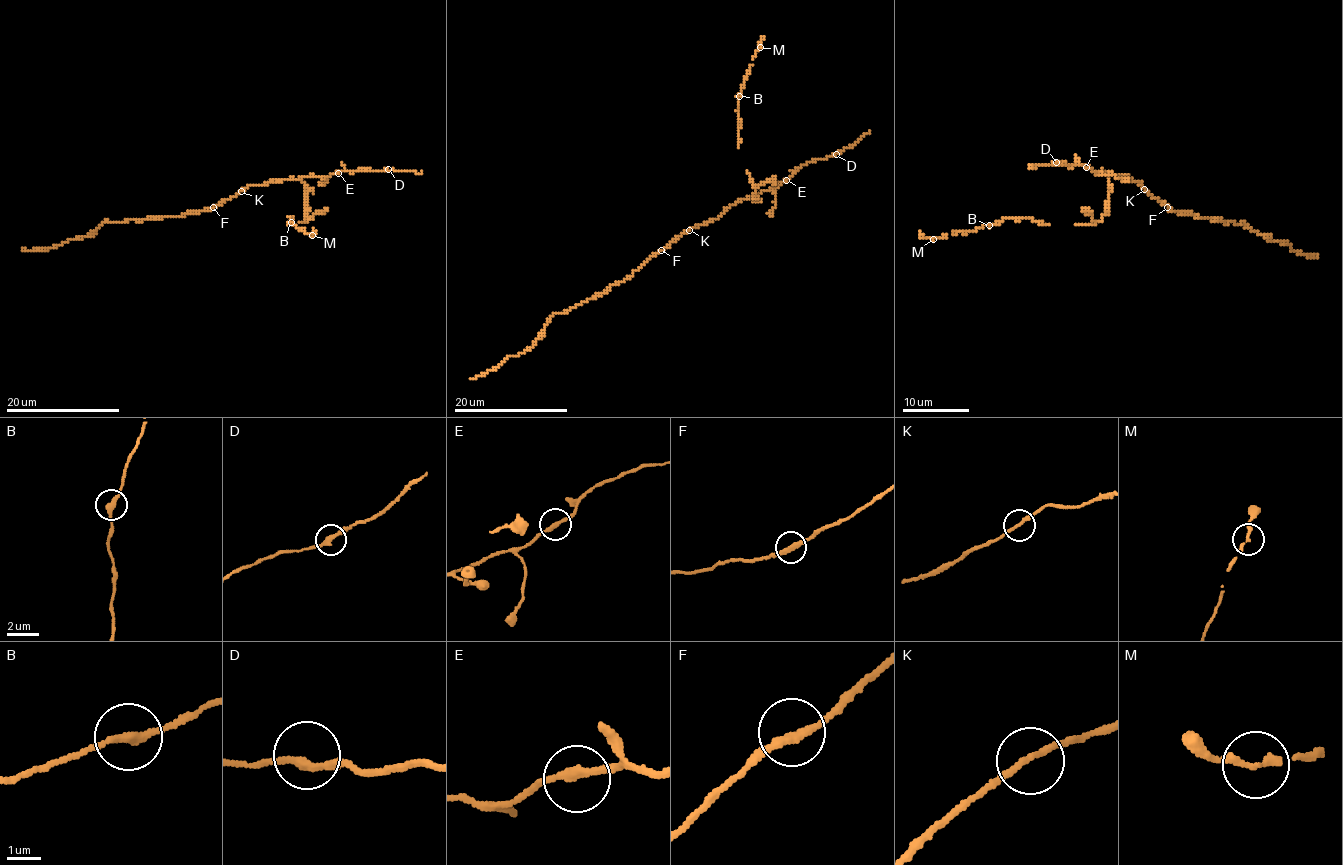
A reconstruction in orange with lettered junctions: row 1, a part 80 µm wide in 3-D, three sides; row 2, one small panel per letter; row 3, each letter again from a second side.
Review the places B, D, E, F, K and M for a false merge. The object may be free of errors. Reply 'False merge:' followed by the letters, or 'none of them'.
False merge: none of them

